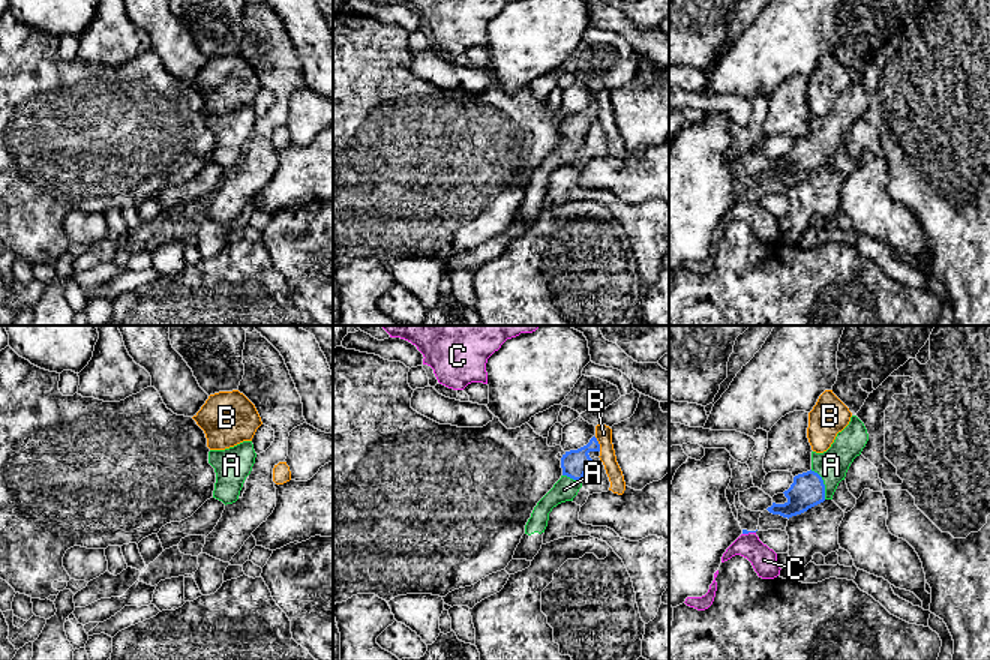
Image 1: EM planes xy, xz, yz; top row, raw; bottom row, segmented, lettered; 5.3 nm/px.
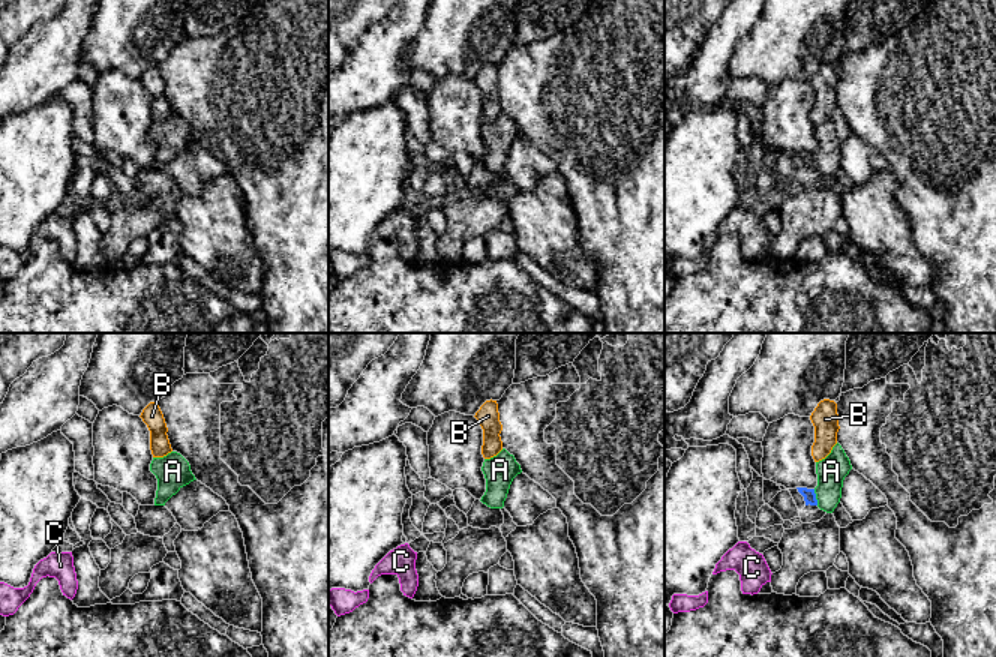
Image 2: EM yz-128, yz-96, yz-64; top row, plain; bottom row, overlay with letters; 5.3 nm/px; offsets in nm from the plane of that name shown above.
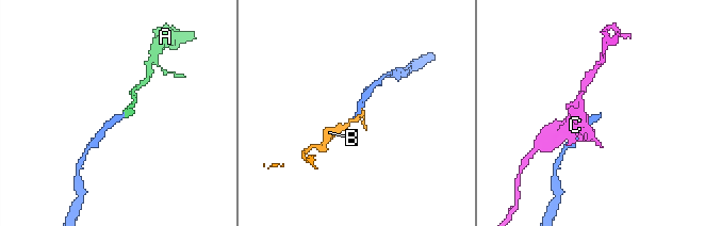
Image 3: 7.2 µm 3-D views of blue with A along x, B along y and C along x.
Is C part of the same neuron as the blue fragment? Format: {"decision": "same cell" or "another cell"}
{"decision": "another cell"}

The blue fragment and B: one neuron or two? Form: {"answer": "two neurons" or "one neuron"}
{"answer": "two neurons"}

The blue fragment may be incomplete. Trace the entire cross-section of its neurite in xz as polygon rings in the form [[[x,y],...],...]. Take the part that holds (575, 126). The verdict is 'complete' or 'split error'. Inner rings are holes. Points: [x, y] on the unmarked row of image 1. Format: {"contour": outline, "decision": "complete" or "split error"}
{"contour": [[[596,100],[578,114],[566,116],[561,122],[562,140],[554,152],[537,166],[525,189],[525,198],[518,208],[513,224],[532,225],[543,208],[549,177],[561,166],[573,165],[582,152],[582,142],[591,128],[590,116],[600,116]]], "decision": "split error"}

